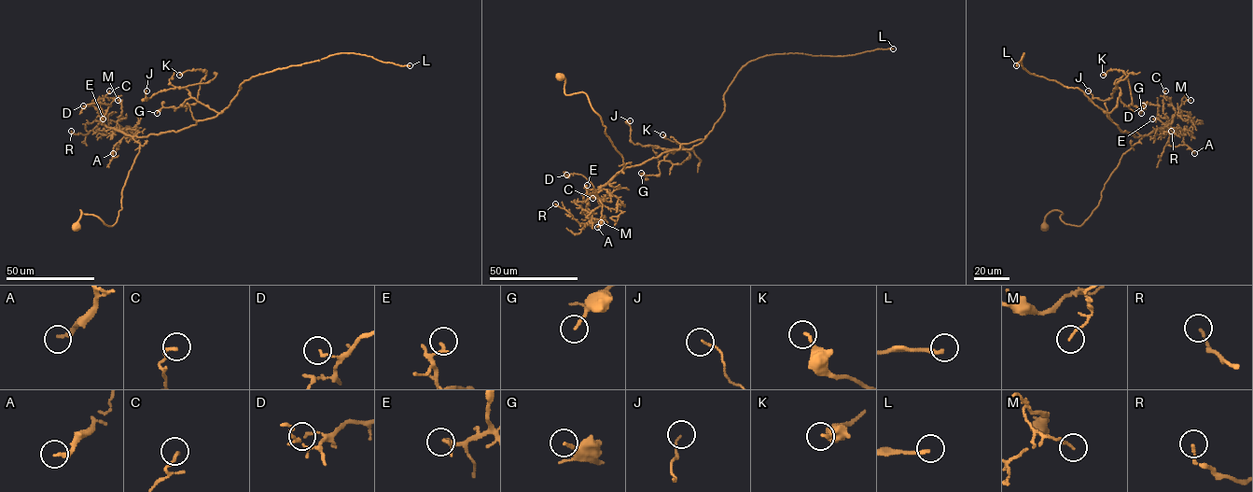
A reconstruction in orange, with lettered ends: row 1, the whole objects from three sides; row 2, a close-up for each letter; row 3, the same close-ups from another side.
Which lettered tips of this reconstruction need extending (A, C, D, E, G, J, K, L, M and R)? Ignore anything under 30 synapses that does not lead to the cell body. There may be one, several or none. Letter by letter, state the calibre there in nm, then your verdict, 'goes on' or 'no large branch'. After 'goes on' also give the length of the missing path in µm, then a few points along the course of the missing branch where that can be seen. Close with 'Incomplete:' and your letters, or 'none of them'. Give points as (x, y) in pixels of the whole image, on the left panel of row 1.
A: 240 nm | no large branch
C: 170 nm | no large branch
D: 110 nm | no large branch
E: 150 nm | no large branch
G: 150 nm | no large branch
J: 90 nm | no large branch
K: 150 nm | no large branch
L: 200 nm | goes on | 200 µm
M: 130 nm | no large branch
R: 130 nm | no large branch
Incomplete: L

